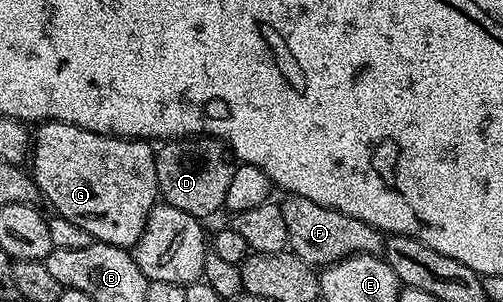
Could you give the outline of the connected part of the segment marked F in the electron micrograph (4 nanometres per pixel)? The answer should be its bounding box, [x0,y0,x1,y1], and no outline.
[280,195,385,269]

